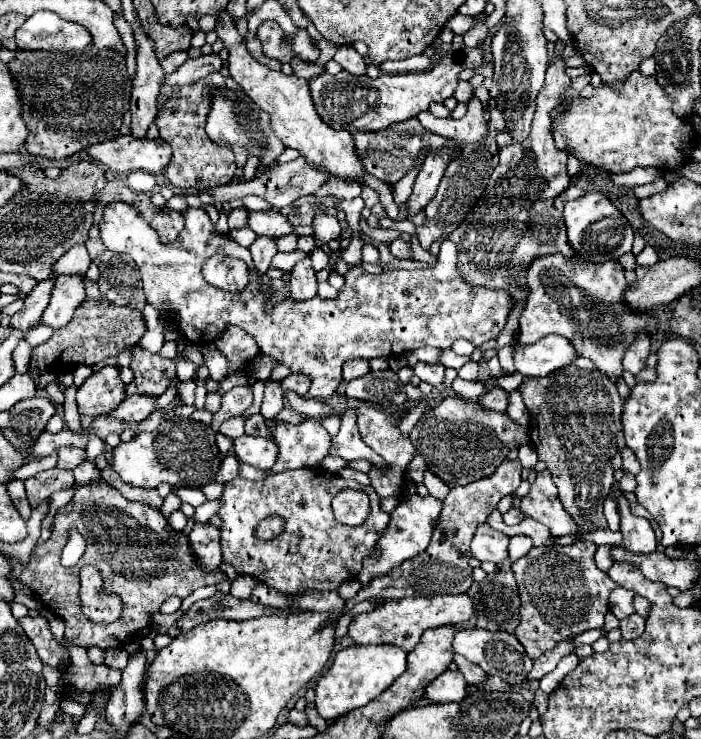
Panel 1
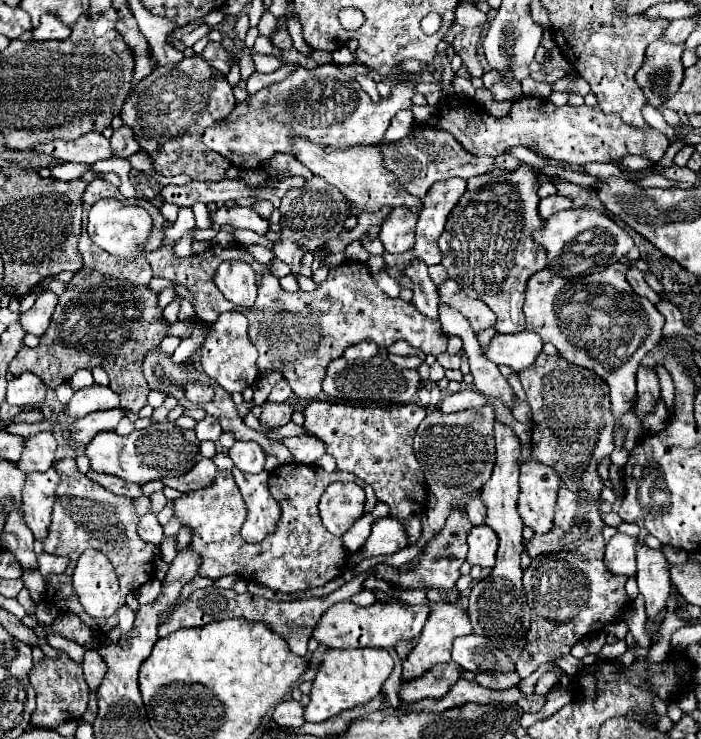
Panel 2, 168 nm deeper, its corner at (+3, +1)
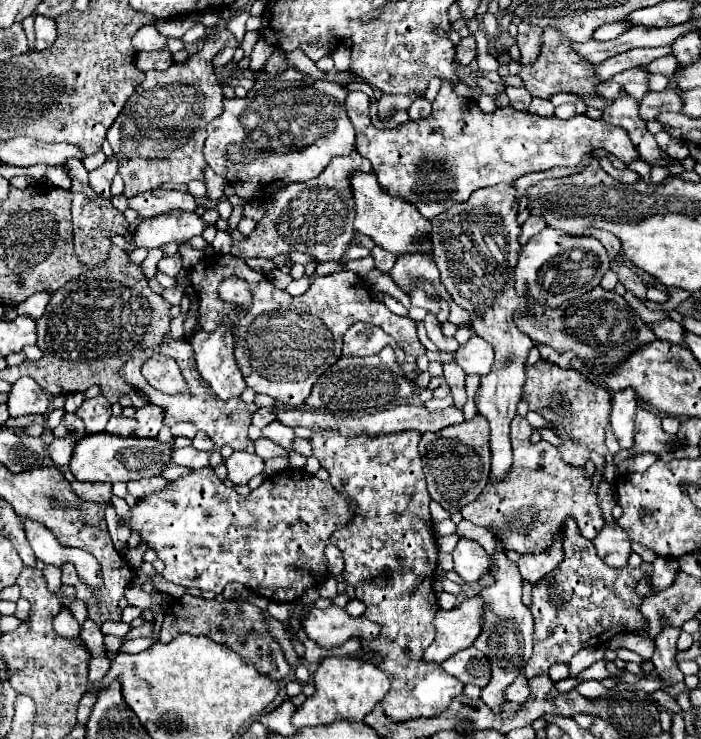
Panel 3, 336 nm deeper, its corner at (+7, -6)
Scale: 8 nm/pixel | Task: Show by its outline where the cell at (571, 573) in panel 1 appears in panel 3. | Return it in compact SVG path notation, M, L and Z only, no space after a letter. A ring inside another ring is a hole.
M568 518L564 526L566 554L560 562L562 566L532 586L530 612L534 616L534 652L522 670L526 680L546 674L556 662L570 662L582 648L602 646L616 634L638 632L648 626L638 610L642 598L636 596L634 586L644 574L652 574L652 566L642 564L640 568L624 566L622 570L612 570L600 560L594 544L580 534L572 518Z

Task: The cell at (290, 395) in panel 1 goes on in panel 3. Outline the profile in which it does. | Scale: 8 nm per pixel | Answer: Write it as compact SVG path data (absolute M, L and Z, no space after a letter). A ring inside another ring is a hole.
M314 428L312 430L312 452L320 460L322 468L328 470L330 474L330 484L348 494L350 500L358 504L358 512L354 520L338 528L332 536L332 544L340 548L344 554L344 580L356 588L356 598L366 604L364 618L374 620L382 626L382 632L376 640L372 642L362 642L364 648L376 650L384 662L378 666L386 672L390 678L392 686L388 694L382 700L384 712L388 718L402 722L408 718L420 718L420 716L438 716L442 714L452 698L456 698L464 684L450 676L446 670L442 670L440 664L436 662L422 662L420 656L424 648L428 648L434 640L434 614L438 612L438 600L432 590L432 584L436 580L436 566L438 566L438 548L432 538L432 518L430 518L430 494L426 490L424 482L424 472L422 472L422 460L418 454L418 440L422 434L416 434L412 430L402 430L402 432L390 432L390 434L354 434L354 436L344 436L338 430L326 430L326 428ZM384 570L392 572L392 580L384 588L372 584L374 576L384 576Z

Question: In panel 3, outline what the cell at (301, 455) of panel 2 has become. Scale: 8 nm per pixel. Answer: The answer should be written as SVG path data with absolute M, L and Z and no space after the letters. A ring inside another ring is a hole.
M258 438L254 444L256 444L256 454L262 460L270 460L270 458L276 458L276 456L288 456L290 454L286 448L278 446L276 442L272 442L268 438Z

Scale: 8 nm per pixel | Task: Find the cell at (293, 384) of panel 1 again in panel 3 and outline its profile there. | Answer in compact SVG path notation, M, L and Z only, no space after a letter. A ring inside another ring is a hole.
M272 404L272 406L264 406L264 408L258 408L258 410L254 412L252 424L254 424L254 426L258 426L258 428L264 428L268 422L272 422L272 420L276 418L276 414L274 414L274 410L276 410L276 408L278 408L276 404Z

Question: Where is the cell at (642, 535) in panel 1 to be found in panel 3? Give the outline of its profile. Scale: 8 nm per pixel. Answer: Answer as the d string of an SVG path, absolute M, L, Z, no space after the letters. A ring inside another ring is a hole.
M662 618L662 632L654 638L654 654L652 654L652 664L658 670L660 678L666 684L678 684L684 682L684 674L680 672L674 656L676 656L676 640L680 636L680 628L672 628L666 618Z

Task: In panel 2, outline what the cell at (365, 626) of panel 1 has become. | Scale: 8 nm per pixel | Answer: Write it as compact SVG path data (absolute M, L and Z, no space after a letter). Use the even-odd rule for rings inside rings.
M352 601L336 603L328 607L328 611L320 617L320 623L316 625L314 639L320 645L326 645L330 649L356 649L356 647L394 647L400 639L414 639L420 635L424 623L428 619L428 605L380 605L374 603L370 607L354 605Z

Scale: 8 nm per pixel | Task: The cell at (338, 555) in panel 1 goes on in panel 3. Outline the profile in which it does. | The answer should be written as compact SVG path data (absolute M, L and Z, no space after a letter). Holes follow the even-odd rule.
M206 466L192 470L192 474L170 482L168 488L140 500L132 508L130 528L140 532L142 540L164 560L166 568L162 576L168 582L184 588L196 586L214 594L220 594L228 582L240 582L268 600L294 602L306 594L308 588L320 586L328 576L324 548L330 543L336 526L349 522L354 513L355 505L350 498L344 498L328 482L304 470L284 470L268 476L248 498L240 498L234 488L226 488L216 472Z

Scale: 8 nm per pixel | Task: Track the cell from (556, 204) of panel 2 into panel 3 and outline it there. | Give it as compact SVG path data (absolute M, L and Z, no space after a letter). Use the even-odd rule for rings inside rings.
M530 216L524 224L522 224L522 234L520 234L520 244L524 246L534 234L538 234L540 230L546 228L546 220L544 216Z

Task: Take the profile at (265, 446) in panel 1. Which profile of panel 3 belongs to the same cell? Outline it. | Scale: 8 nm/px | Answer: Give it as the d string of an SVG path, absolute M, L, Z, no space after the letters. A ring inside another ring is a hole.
M234 452L224 464L228 468L228 478L234 484L248 484L254 476L264 470L262 458L248 452Z

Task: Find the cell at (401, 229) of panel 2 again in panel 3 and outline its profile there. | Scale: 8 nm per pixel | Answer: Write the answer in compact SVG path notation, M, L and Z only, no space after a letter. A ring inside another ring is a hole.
M374 246L372 256L374 256L374 260L376 260L376 268L378 268L380 272L390 272L390 268L392 268L394 262L396 262L396 254L386 252L386 250L382 250L380 246Z

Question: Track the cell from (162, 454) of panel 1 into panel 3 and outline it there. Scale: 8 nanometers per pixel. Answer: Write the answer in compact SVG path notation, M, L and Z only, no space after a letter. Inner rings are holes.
M98 432L78 440L68 466L76 476L76 480L126 484L132 480L142 480L142 478L152 478L162 474L162 470L172 464L172 452L174 452L174 446L164 444L158 438L136 438L136 436L122 438L108 432Z

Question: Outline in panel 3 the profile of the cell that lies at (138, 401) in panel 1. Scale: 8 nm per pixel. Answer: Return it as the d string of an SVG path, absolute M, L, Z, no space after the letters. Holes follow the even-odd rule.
M64 436L64 438L56 438L50 446L48 446L48 454L54 460L56 466L66 466L72 458L72 450L74 444L78 442L78 438L74 436Z

